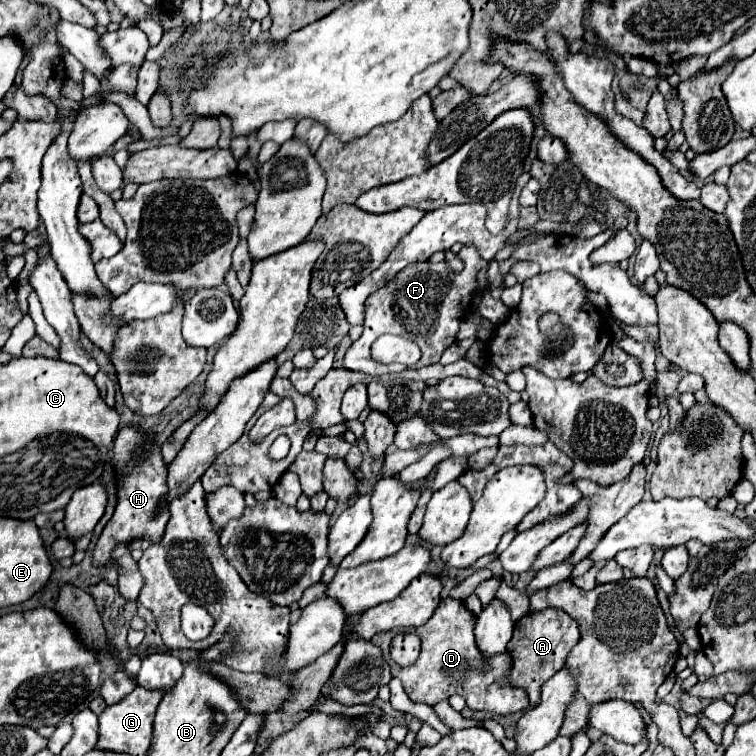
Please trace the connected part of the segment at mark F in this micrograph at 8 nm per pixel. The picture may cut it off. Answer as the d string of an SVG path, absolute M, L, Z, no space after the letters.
M463 245L463 249L457 253L457 257L463 261L461 271L451 271L447 261L441 263L411 263L405 269L397 273L385 287L381 287L377 293L371 293L365 301L365 329L357 341L351 343L351 347L345 353L343 365L353 371L363 371L367 375L383 375L391 373L390 364L376 362L371 358L371 345L373 341L383 335L399 335L405 339L411 339L421 349L421 359L411 365L411 369L419 369L425 365L433 365L439 361L443 351L457 341L459 325L465 321L465 317L473 311L473 297L477 291L485 291L489 287L487 281L487 269L489 263L479 257L475 245Z

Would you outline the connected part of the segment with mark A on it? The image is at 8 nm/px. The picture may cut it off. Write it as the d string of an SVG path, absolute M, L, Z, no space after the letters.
M543 609L543 611L531 611L527 615L523 615L517 623L515 623L515 631L513 631L513 639L507 645L507 653L511 655L511 669L507 673L507 683L523 689L529 697L531 707L539 705L541 699L541 685L553 677L553 673L565 665L565 659L571 651L571 647L579 641L579 625L577 621L567 615L561 609Z

